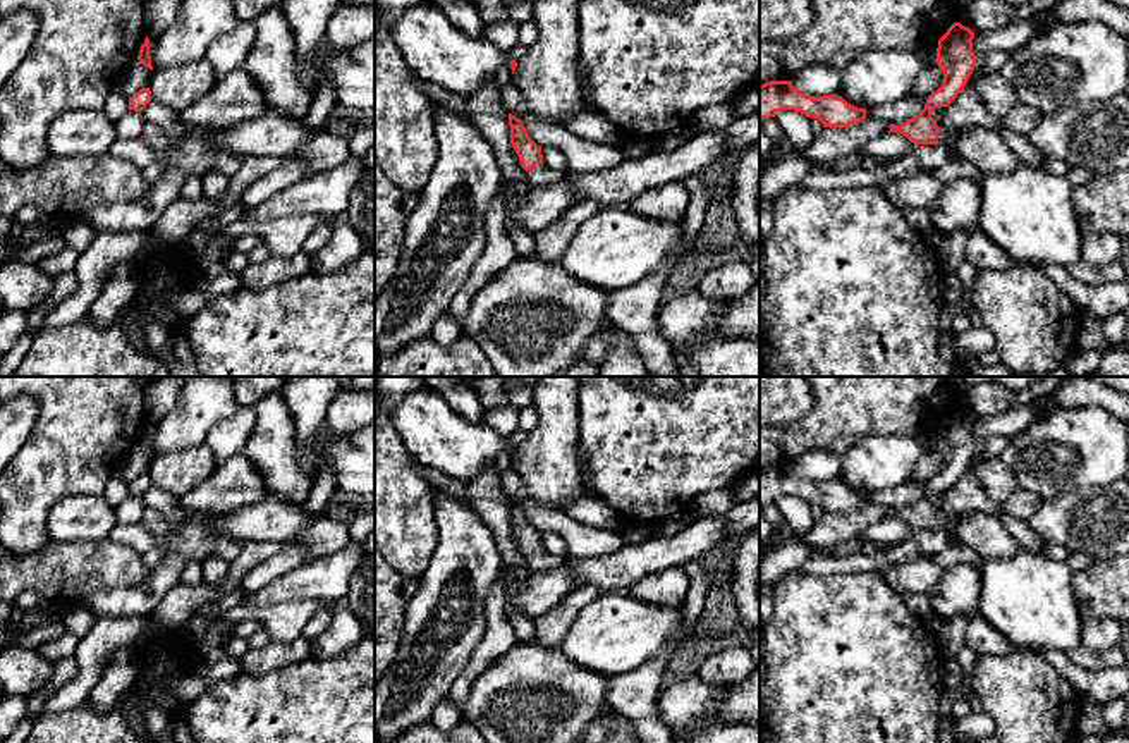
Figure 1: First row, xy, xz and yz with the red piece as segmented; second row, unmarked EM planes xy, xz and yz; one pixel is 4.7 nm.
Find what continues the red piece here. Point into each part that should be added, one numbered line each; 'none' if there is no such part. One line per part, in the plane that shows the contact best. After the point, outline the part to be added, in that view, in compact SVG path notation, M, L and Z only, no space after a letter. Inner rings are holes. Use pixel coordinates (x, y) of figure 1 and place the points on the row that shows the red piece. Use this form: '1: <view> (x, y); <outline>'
1: xz (540, 176); M540 163L534 169L526 172L529 187L552 184L552 182L562 179L564 175L565 174L553 170L553 169L546 167L545 163Z

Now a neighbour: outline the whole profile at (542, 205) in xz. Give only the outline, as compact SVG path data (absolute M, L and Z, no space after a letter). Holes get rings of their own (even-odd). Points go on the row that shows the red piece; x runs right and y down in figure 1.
M569 175L546 186L533 186L528 189L519 206L517 224L534 236L552 225L579 201L583 200L574 191Z

